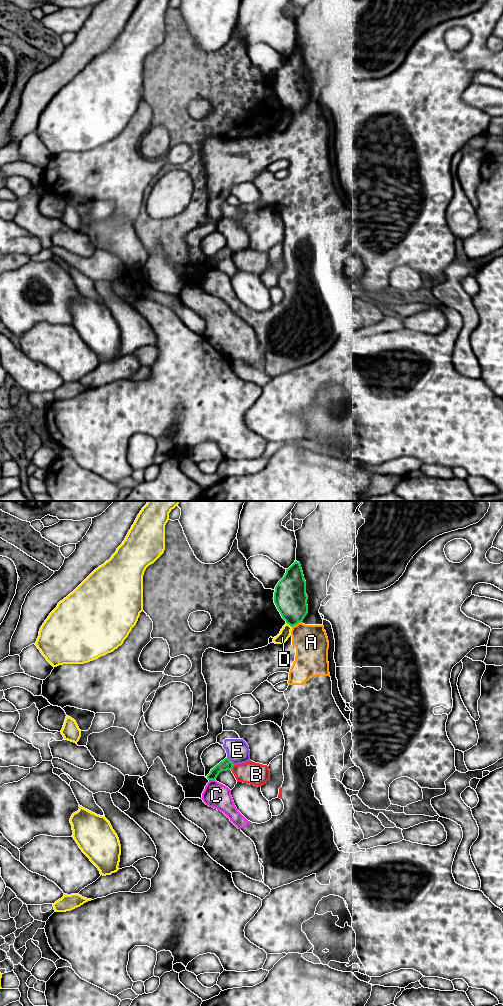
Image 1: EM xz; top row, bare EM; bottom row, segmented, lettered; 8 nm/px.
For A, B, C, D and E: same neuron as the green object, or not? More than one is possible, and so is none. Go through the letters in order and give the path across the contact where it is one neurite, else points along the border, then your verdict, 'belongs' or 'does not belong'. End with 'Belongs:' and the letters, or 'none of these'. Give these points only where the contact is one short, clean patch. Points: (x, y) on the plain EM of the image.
A: along xz (301, 109), (291, 114) | does not belong
B: does not belong
C: along xz (209, 267), (214, 268) | does not belong
D: does not belong
E: along xz (227, 245), (234, 252) | does not belong
Belongs: none of these

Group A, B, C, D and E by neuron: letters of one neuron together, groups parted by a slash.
A B C E / D

